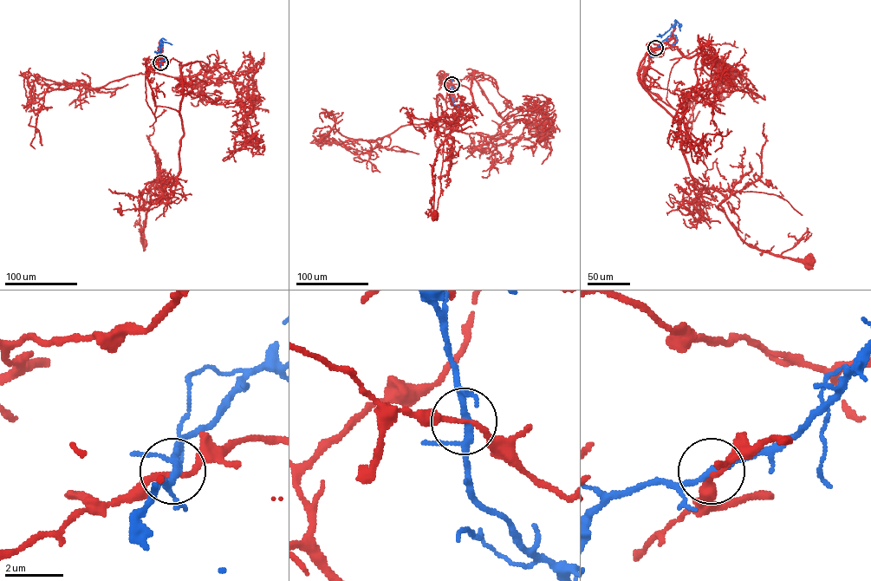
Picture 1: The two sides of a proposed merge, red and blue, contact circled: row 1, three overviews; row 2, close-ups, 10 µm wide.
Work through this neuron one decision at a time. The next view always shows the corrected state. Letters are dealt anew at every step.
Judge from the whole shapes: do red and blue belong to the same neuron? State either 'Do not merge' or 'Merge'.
Do not merge

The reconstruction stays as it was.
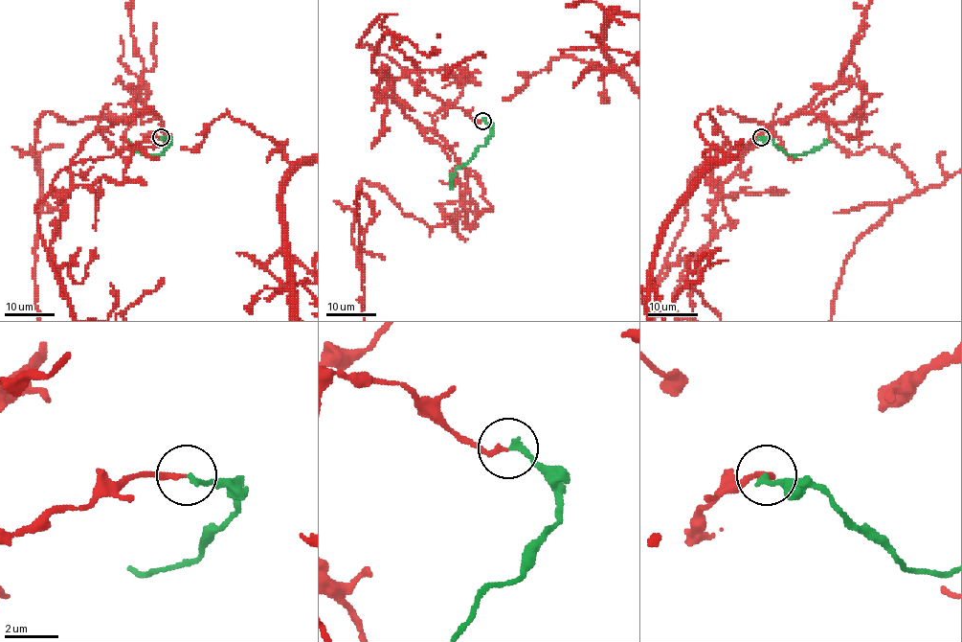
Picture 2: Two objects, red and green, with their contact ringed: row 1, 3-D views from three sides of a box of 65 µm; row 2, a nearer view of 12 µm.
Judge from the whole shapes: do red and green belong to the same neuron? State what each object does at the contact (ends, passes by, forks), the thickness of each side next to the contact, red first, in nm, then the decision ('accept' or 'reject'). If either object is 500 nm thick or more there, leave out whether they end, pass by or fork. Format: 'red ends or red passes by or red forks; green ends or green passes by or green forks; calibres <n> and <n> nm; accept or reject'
red ends; green ends; calibres 180 and 200 nm; accept

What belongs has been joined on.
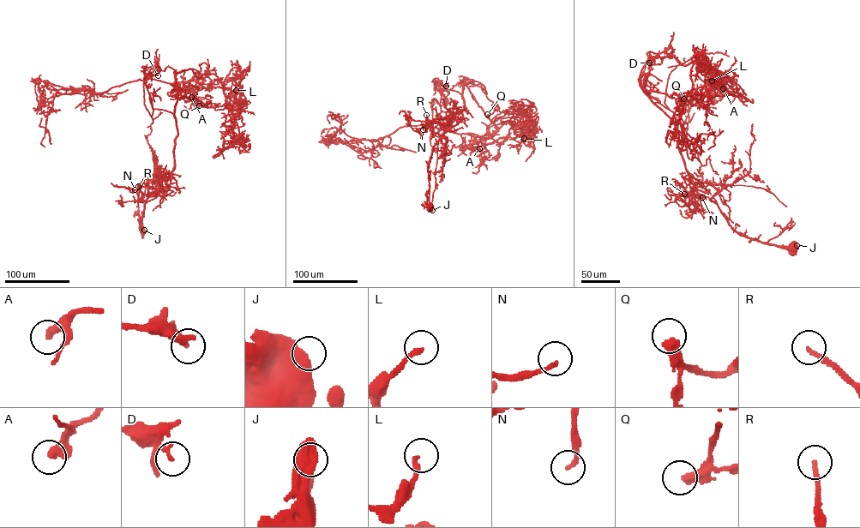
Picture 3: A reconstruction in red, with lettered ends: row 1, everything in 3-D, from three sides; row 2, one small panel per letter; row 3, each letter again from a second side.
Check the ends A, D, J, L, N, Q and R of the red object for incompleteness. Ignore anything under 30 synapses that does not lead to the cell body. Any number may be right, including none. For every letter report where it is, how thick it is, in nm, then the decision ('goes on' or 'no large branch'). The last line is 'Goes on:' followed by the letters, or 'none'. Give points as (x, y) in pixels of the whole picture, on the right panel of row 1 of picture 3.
A: place (723, 88); calibre 400 nm; no large branch
D: place (649, 62); calibre 140 nm; no large branch
J: place (796, 245); calibre 550 nm; no large branch
L: place (712, 80); calibre 200 nm; no large branch
N: place (702, 197); calibre 180 nm; no large branch
Q: place (683, 98); calibre 440 nm; goes on
R: place (684, 194); calibre 190 nm; goes on
Goes on: Q, R

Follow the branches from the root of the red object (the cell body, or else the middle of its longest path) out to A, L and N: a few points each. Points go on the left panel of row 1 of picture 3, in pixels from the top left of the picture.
A: (142, 232), (153, 179), (173, 166), (175, 75), (209, 73), (191, 97)
L: (142, 232), (144, 204), (159, 189), (153, 179), (173, 166), (175, 75), (212, 73), (225, 97), (236, 90)
N: (142, 232), (144, 204), (159, 189), (153, 181), (156, 176), (154, 188), (135, 189)

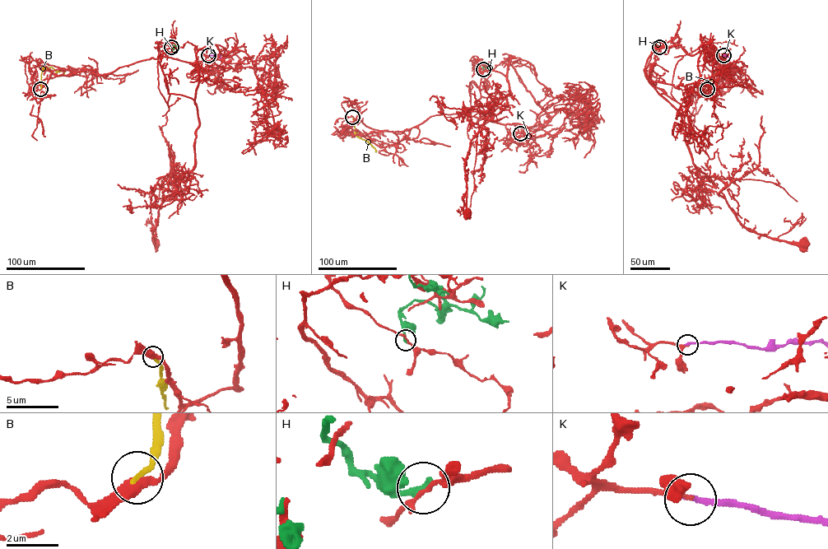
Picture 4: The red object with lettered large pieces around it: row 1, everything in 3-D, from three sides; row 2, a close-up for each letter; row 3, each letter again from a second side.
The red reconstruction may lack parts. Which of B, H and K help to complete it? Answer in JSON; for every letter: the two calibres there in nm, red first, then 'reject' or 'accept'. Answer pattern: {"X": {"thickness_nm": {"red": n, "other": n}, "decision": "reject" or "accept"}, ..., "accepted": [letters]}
{"B": {"thickness_nm": {"red": 400, "other": 200}, "decision": "reject"}, "H": {"thickness_nm": {"red": 140, "other": 280}, "decision": "reject"}, "K": {"thickness_nm": {"red": 190, "other": 220}, "decision": "accept"}, "accepted": ["K"]}

